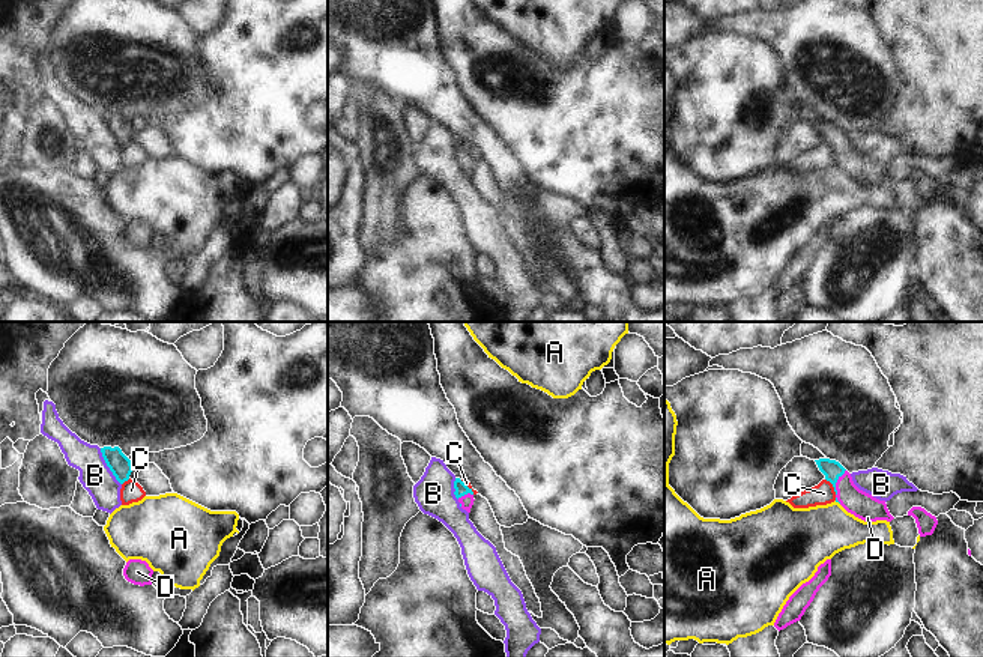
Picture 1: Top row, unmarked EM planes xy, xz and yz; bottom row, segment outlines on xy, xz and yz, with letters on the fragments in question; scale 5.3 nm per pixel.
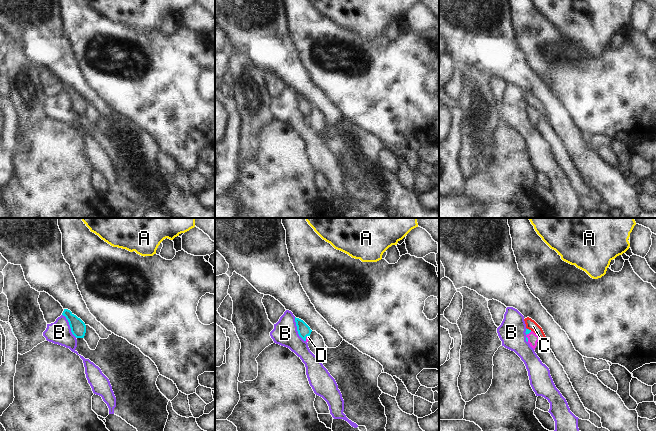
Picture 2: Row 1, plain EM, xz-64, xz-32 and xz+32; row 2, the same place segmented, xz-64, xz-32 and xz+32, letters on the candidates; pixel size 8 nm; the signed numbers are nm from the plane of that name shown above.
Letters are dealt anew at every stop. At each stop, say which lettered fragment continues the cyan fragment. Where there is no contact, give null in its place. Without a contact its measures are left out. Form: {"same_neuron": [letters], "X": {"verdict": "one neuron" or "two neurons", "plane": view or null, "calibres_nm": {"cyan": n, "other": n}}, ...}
{"same_neuron": ["D"], "A": {"verdict": "two neurons", "plane": "yz", "calibres_nm": {"cyan": 20, "other": 320}}, "B": {"verdict": "two neurons", "plane": "xy", "calibres_nm": {"cyan": 120, "other": 170}}, "C": {"verdict": "two neurons", "plane": "yz", "calibres_nm": {"cyan": 100, "other": 120}}, "D": {"verdict": "one neuron", "plane": "yz", "calibres_nm": {"cyan": 100, "other": 140}}}

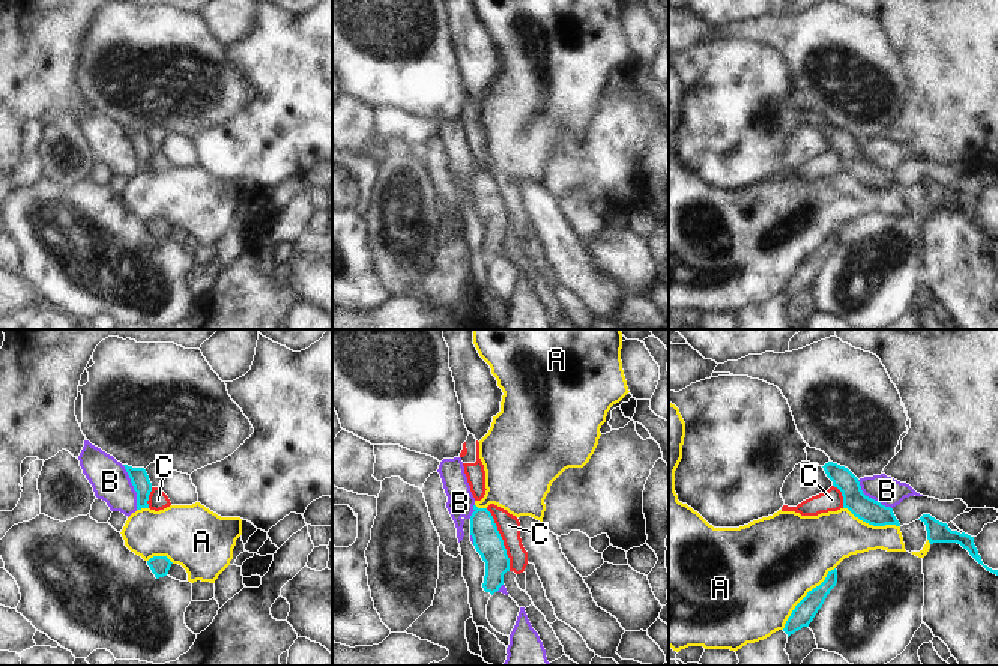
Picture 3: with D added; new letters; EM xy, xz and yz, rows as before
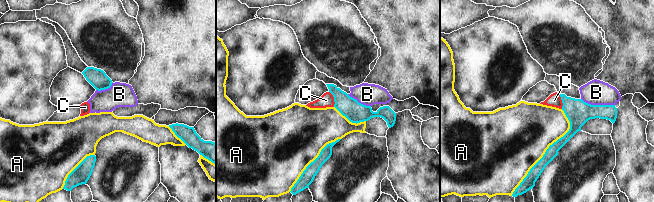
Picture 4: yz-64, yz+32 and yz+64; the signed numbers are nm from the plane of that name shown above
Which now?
{"same_neuron": [], "A": {"verdict": "two neurons", "plane": "yz", "calibres_nm": {"cyan": 120, "other": 500}}, "B": {"verdict": "two neurons", "plane": "xy", "calibres_nm": {"cyan": 100, "other": 200}}, "C": {"verdict": "two neurons", "plane": "xz", "calibres_nm": {"cyan": 150, "other": 120}}}

